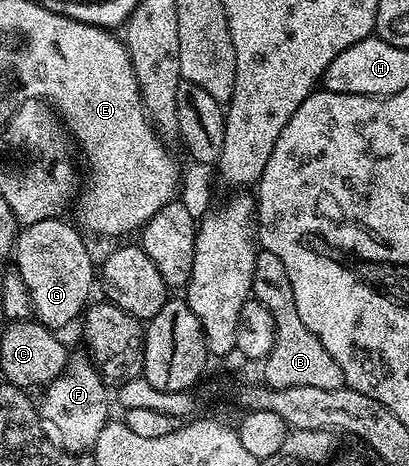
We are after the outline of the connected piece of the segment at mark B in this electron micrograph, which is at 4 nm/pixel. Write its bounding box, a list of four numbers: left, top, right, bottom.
[251,251,344,391]

